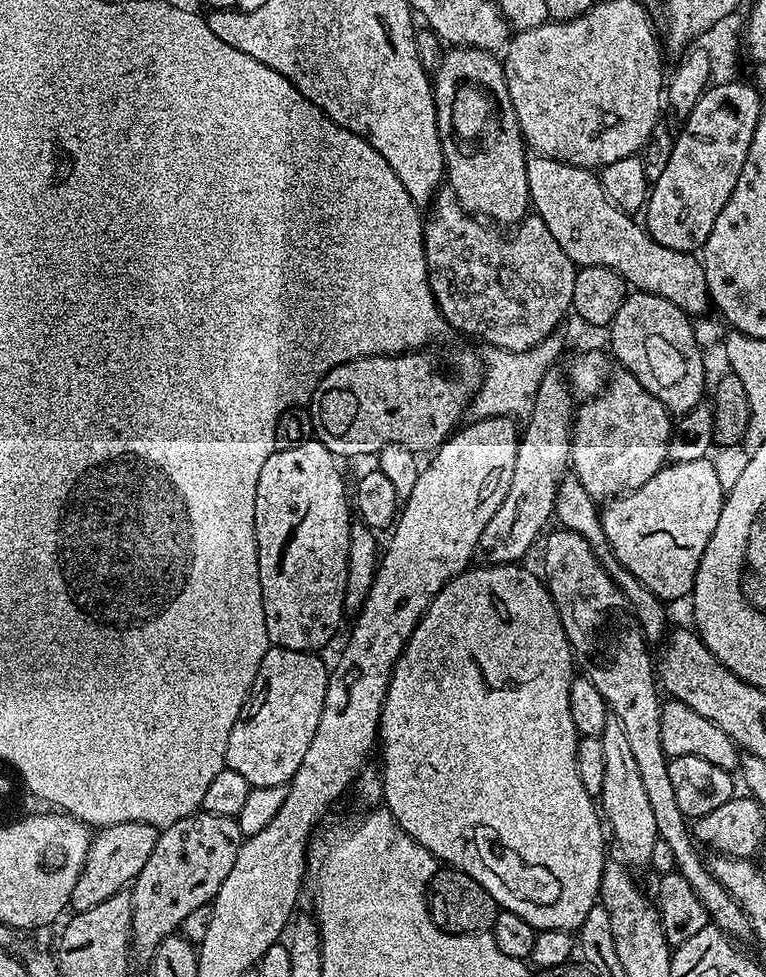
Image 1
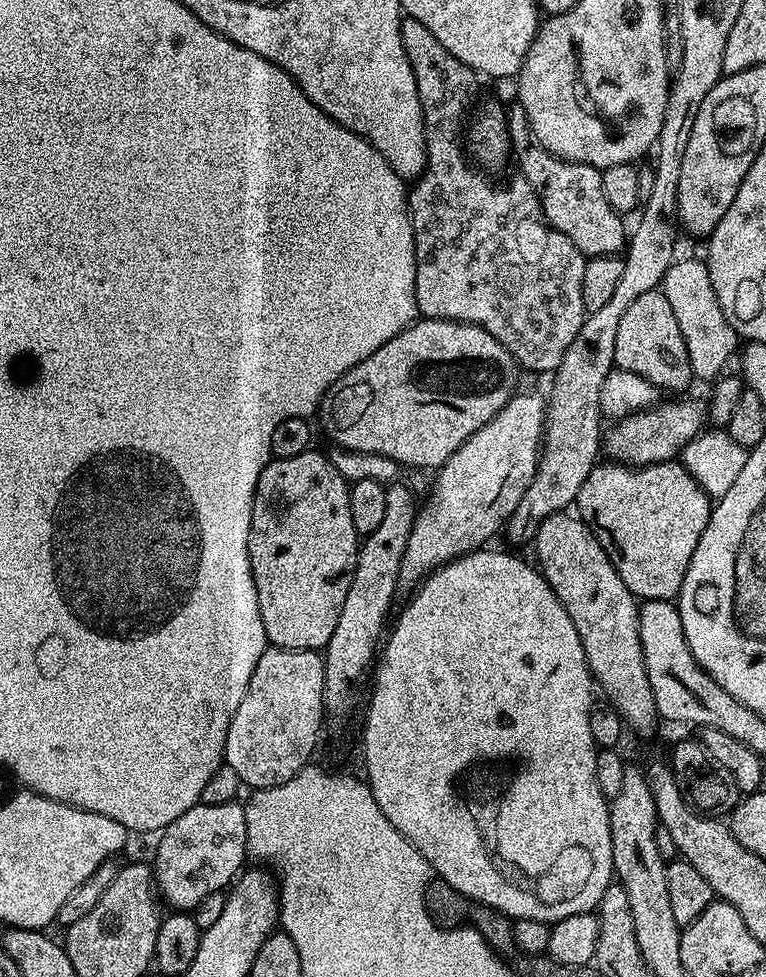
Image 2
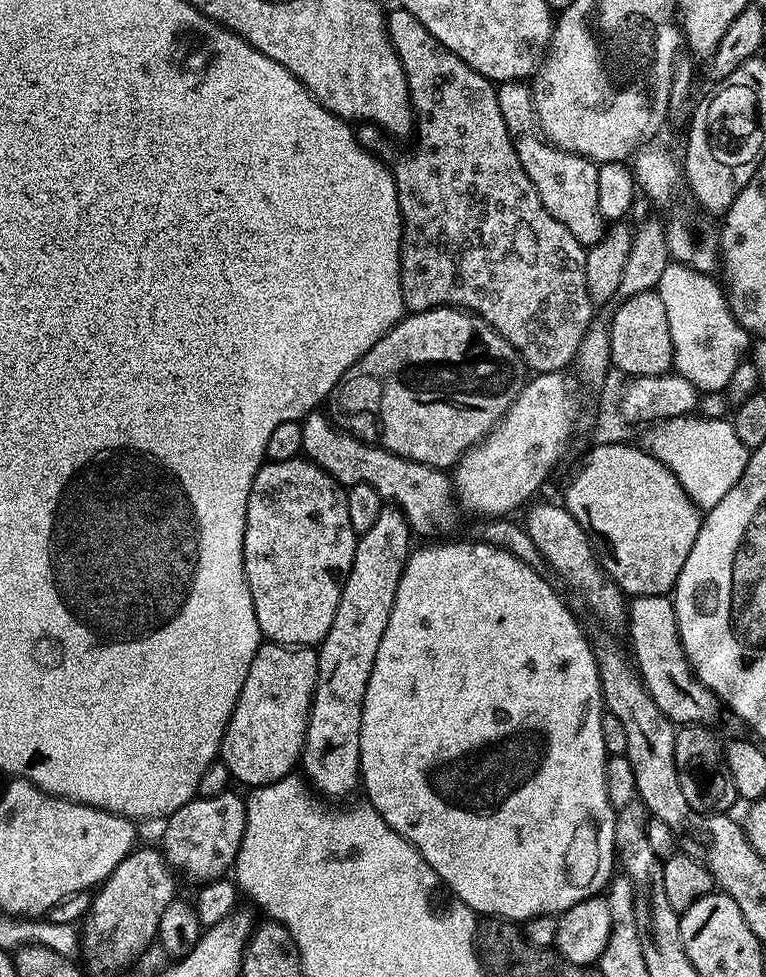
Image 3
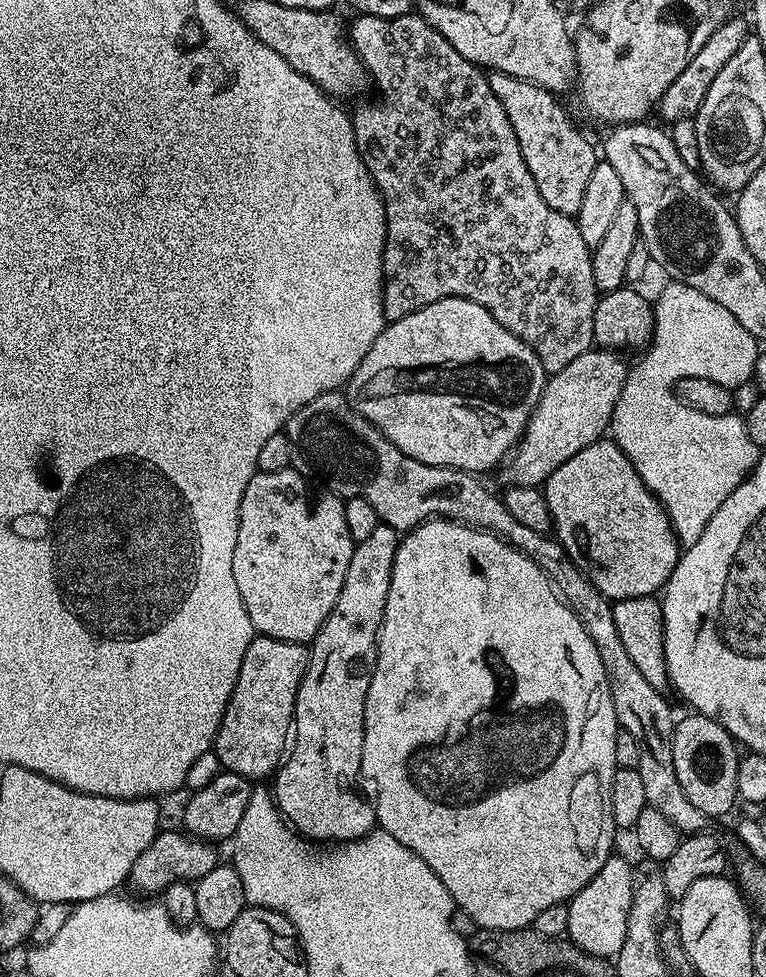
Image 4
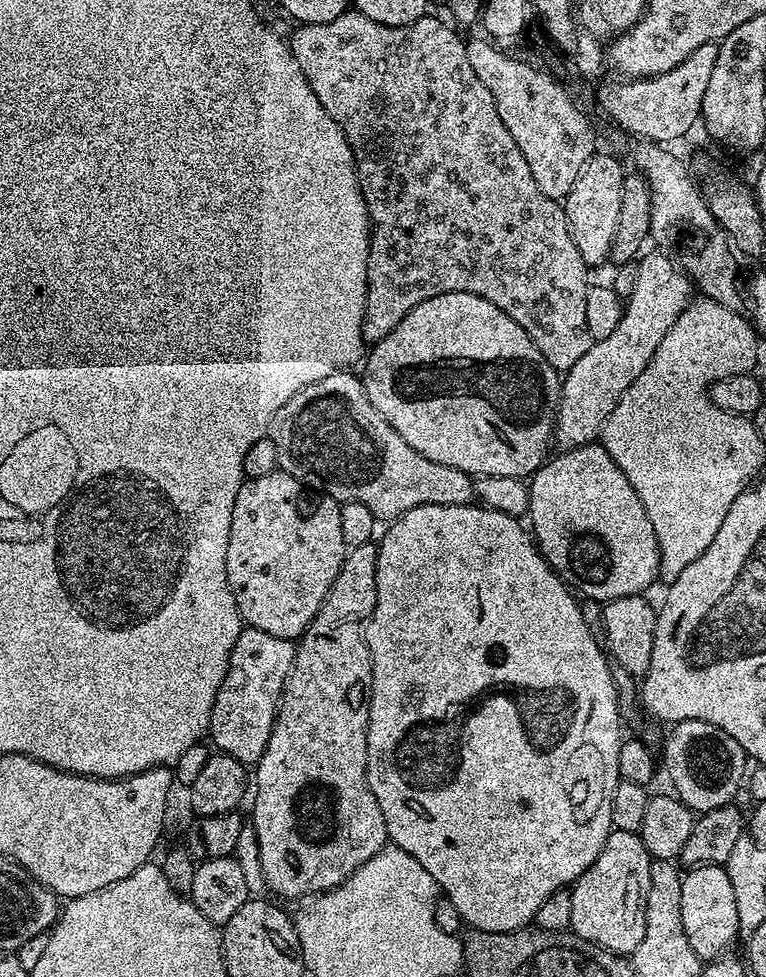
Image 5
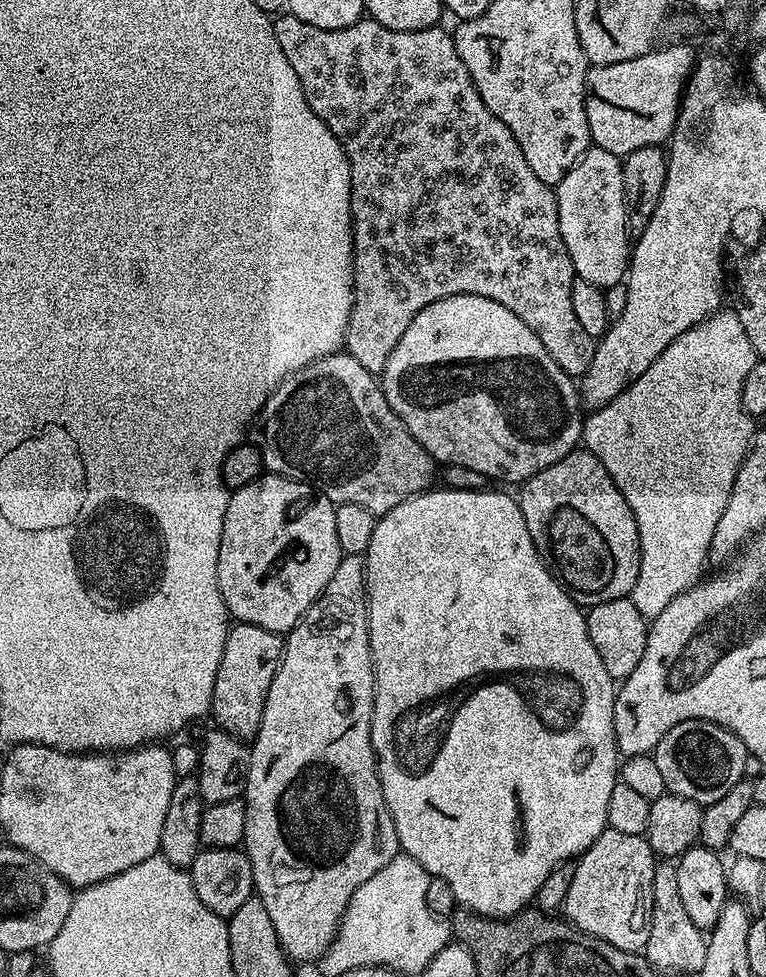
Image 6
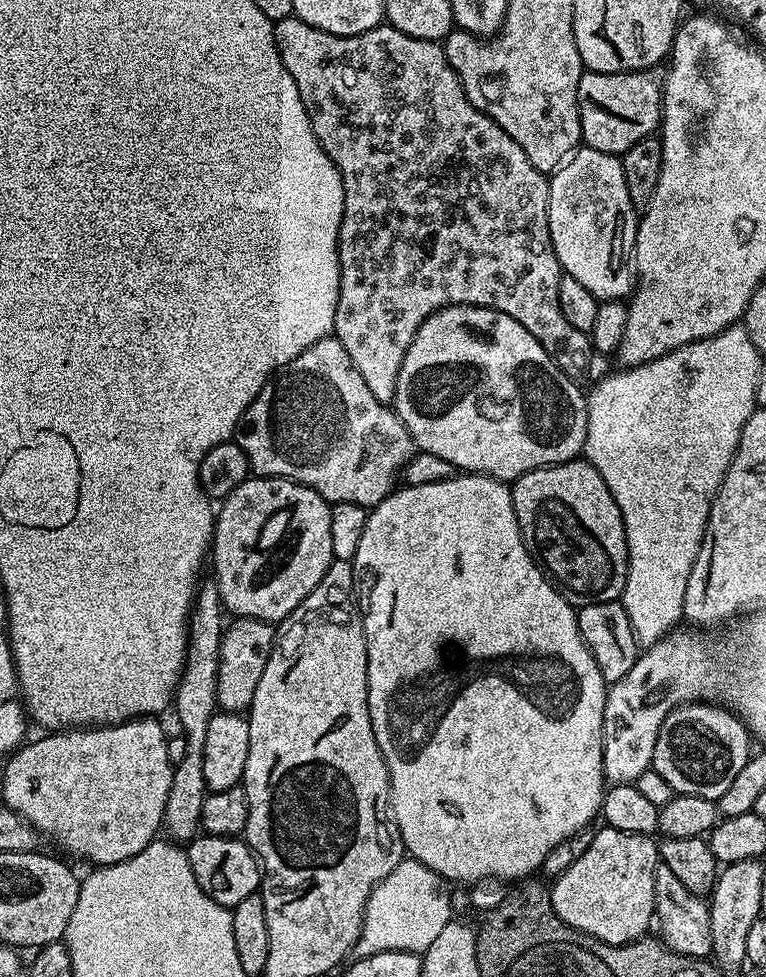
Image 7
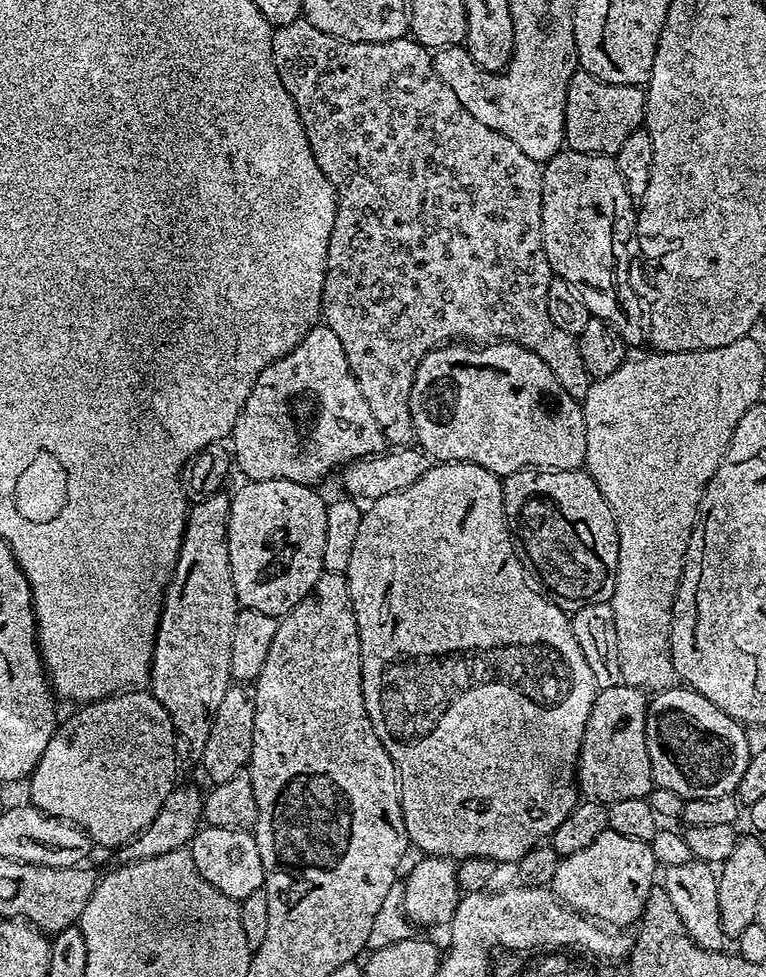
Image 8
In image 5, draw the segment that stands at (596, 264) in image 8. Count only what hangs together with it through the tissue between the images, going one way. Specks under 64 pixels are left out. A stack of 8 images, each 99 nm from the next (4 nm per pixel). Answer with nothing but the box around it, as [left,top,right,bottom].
[562,151,626,266]

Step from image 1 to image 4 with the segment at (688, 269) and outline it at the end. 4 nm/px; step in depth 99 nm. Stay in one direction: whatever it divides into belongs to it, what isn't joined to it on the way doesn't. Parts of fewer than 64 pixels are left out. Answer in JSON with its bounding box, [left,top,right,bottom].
[487,71,598,217]

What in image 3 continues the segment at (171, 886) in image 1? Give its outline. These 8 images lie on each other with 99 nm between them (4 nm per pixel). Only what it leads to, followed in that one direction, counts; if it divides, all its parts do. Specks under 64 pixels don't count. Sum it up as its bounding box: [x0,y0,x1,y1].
[162,791,246,882]

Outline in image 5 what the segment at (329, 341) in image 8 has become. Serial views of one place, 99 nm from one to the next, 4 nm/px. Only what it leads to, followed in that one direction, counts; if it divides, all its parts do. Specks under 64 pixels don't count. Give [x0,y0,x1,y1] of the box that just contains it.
[266,370,473,522]

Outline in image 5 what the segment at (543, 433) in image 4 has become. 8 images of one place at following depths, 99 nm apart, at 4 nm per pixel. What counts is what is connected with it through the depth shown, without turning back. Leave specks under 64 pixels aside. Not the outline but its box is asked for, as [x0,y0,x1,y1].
[554,254,694,449]

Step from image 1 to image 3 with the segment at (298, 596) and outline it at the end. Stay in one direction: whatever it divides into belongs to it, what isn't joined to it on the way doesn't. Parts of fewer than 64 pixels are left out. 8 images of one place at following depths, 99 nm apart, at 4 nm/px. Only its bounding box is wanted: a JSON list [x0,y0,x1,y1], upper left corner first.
[244,458,358,646]

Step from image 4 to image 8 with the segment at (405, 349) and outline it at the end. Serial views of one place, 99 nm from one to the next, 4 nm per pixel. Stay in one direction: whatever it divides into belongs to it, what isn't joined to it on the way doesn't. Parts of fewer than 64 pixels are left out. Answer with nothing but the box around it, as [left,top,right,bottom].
[410,340,586,478]

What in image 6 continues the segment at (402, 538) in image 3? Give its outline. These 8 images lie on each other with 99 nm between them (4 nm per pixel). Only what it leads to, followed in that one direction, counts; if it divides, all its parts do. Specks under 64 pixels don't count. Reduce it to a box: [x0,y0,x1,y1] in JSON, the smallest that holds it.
[242,555,400,961]

